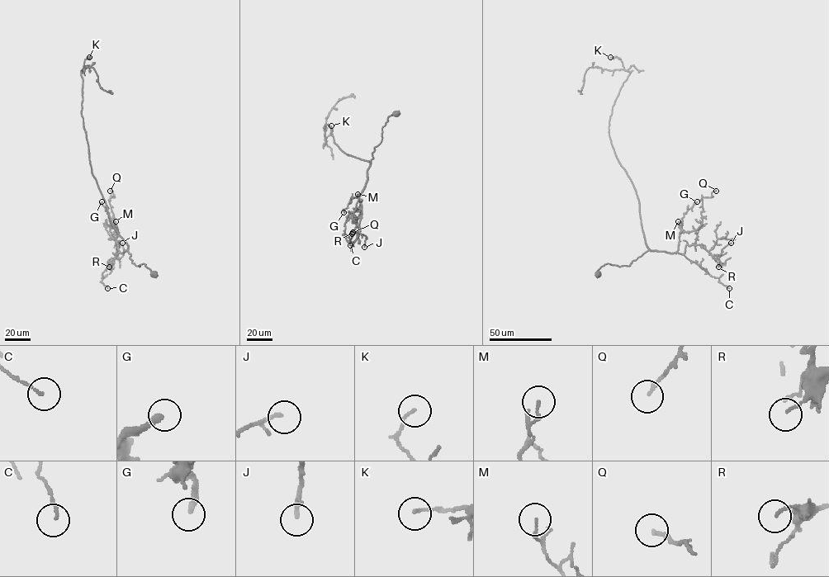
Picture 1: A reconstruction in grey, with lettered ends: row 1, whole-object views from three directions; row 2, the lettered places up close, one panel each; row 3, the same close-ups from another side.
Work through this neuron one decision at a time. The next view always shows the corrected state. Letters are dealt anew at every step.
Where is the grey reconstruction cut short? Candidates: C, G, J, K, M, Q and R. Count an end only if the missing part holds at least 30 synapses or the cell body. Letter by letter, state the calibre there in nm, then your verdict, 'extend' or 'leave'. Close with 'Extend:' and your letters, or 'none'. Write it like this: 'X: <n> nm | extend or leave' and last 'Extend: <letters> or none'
C: 80 nm | leave
G: 260 nm | leave
J: 110 nm | leave
K: 120 nm | leave
M: 100 nm | leave
Q: 150 nm | leave
R: 120 nm | leave
Extend: none

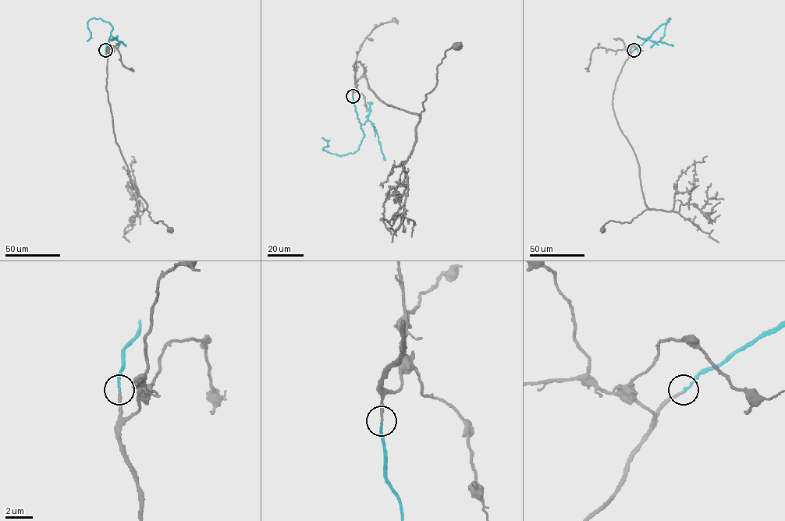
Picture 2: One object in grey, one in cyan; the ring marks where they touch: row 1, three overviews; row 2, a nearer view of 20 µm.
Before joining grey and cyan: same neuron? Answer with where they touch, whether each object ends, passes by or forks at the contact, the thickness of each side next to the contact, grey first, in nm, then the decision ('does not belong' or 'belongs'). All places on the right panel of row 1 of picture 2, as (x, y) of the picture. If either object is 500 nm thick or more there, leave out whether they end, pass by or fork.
place (634, 50); grey ends; cyan ends; calibres 190 and 160 nm; belongs

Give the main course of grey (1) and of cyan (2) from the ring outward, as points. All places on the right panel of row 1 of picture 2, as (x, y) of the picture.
1: (634, 50), (616, 82), (612, 107), (618, 125), (637, 158), (648, 208), (630, 222), (609, 221), (602, 229)
2: (634, 50), (670, 18), (667, 20), (664, 35), (658, 41)

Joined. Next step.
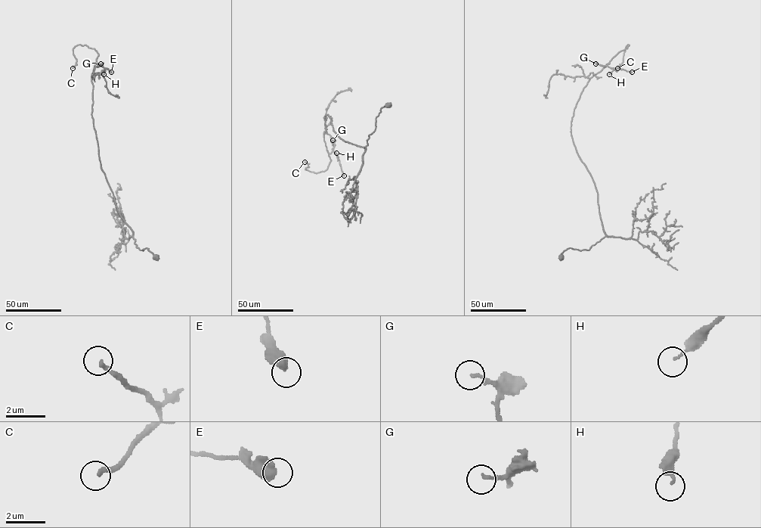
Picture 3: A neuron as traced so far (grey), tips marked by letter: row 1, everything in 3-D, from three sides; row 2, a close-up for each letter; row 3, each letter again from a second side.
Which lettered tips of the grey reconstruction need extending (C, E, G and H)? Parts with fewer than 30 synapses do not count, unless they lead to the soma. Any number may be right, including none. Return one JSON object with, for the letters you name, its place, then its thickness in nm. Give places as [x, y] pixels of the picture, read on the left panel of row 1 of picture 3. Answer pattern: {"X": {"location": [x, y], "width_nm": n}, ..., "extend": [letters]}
{"extend": []}

